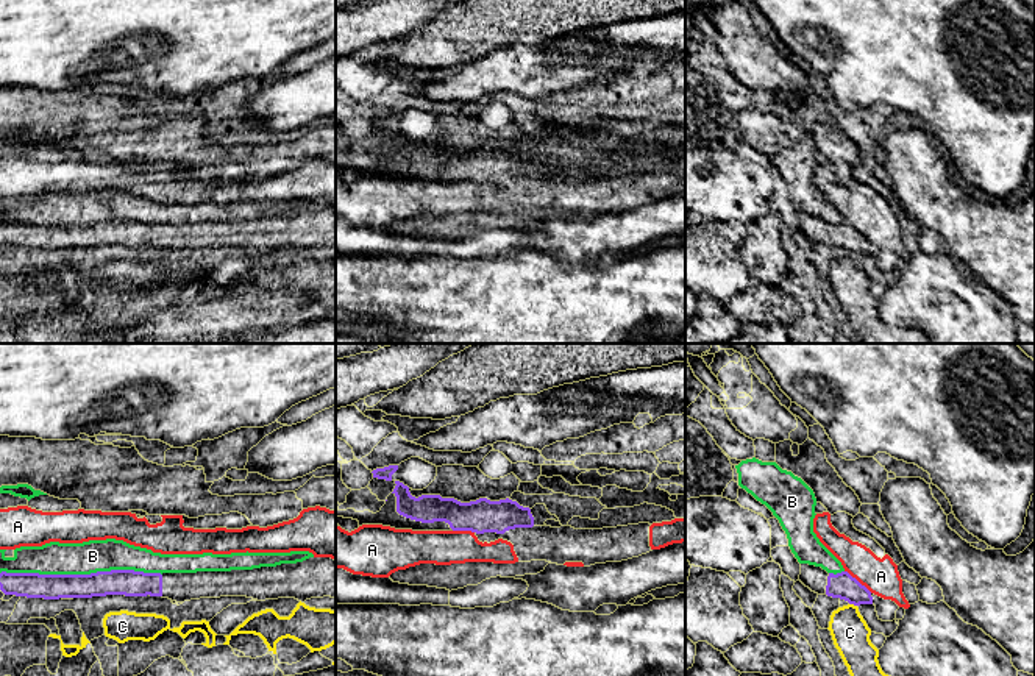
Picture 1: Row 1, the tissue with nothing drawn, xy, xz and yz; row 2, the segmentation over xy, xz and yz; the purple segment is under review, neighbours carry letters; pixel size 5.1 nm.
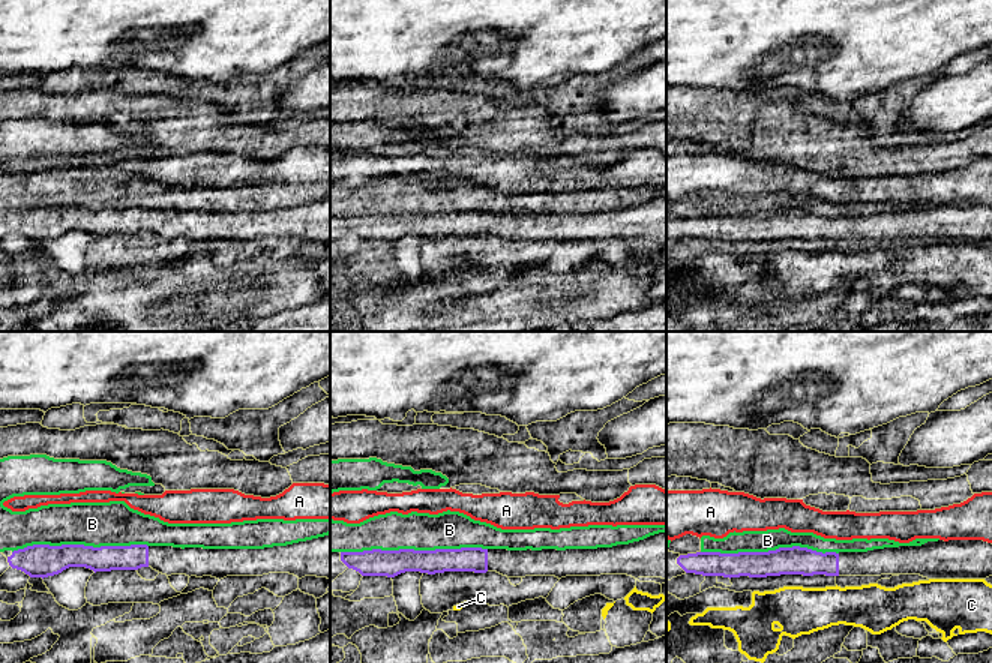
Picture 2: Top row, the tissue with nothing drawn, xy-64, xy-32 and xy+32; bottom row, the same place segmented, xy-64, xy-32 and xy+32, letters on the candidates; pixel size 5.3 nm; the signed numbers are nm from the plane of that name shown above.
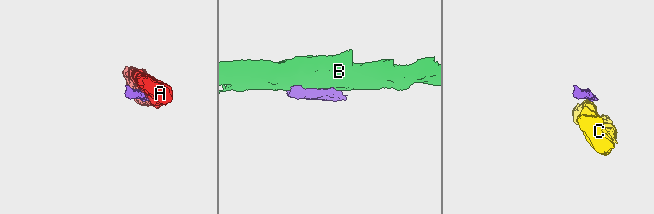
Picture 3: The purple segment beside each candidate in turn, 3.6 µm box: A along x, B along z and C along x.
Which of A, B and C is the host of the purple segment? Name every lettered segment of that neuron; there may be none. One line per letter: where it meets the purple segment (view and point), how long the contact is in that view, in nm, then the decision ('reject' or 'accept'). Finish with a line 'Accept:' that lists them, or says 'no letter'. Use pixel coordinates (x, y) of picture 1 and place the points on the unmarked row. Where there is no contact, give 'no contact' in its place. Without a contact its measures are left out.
A: yz (857, 231) | 180 nm | reject
B: xy (81, 225) | 850 nm | reject
C: yz (853, 253) | 40 nm | reject
Accept: no letter

